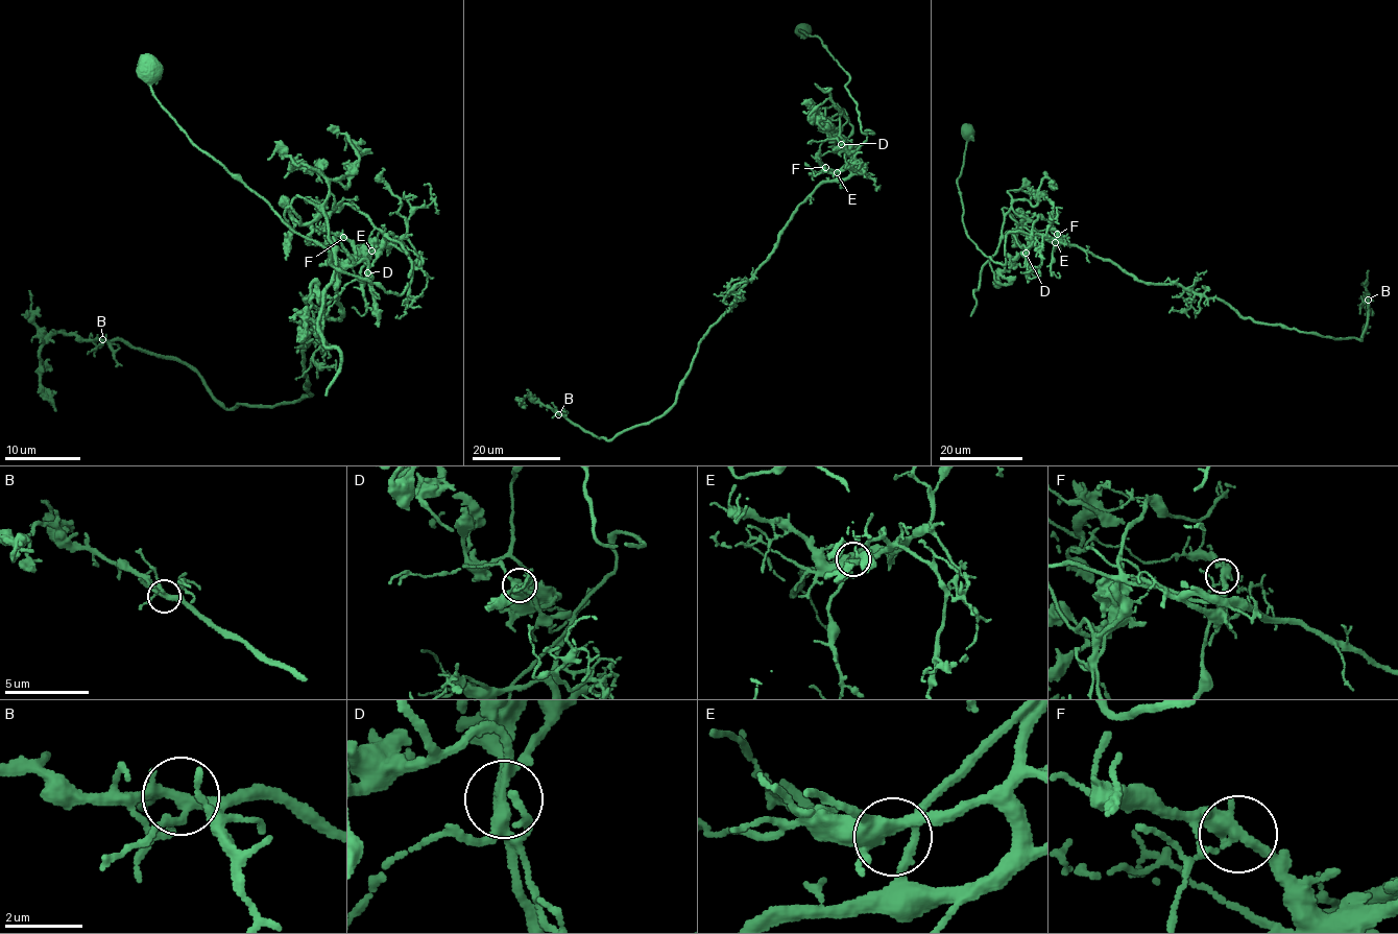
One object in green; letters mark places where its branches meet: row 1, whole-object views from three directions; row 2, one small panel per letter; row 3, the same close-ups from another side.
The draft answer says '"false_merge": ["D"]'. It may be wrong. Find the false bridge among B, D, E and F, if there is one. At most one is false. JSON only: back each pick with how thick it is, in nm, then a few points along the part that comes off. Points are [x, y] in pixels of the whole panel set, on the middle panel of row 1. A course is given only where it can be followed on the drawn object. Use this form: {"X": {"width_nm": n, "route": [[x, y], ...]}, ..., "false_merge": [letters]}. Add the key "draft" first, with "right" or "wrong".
{"draft": "right", "D": {"width_nm": 300, "route": [[841, 143], [840, 111], [828, 98], [810, 117], [813, 106], [821, 115], [817, 123], [824, 129]]}, "false_merge": ["D"]}

